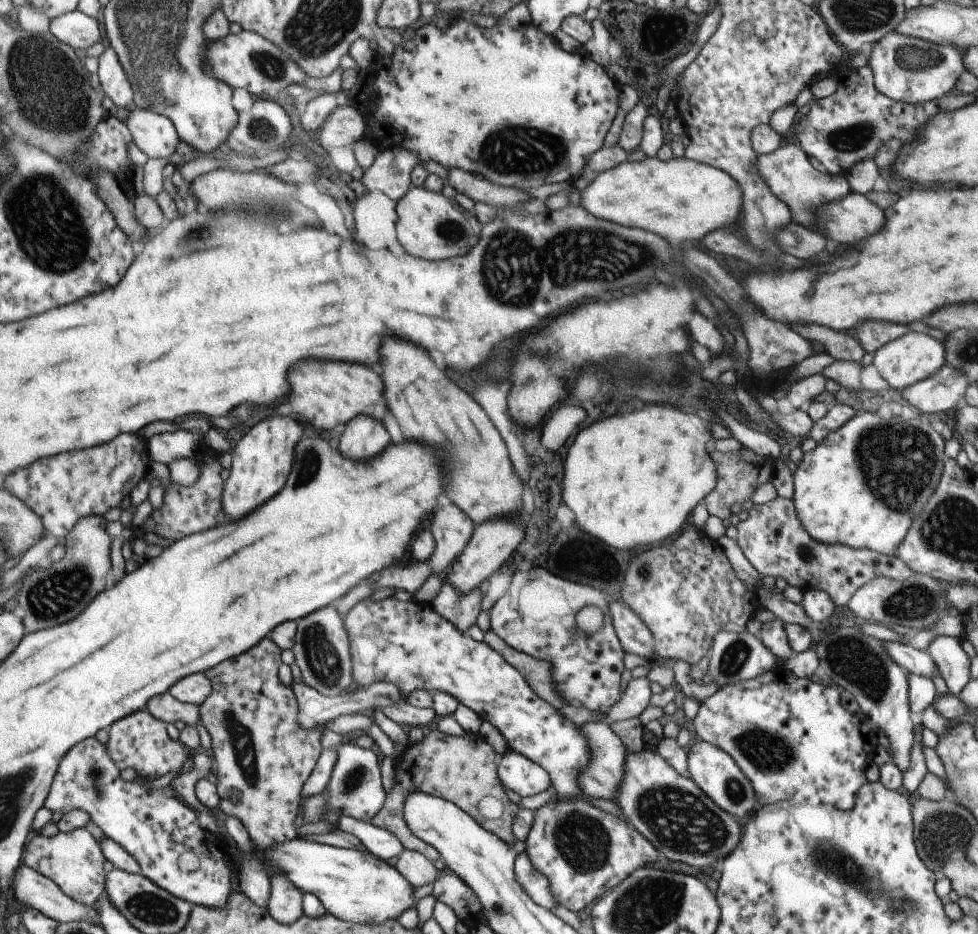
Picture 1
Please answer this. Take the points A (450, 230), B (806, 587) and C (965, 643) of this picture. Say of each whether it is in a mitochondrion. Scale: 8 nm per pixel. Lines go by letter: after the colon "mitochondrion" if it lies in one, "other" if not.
A: mitochondrion
B: other
C: other

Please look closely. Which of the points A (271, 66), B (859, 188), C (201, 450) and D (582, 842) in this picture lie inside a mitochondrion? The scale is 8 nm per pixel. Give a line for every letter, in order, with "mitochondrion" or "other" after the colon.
A: mitochondrion
B: other
C: other
D: mitochondrion

